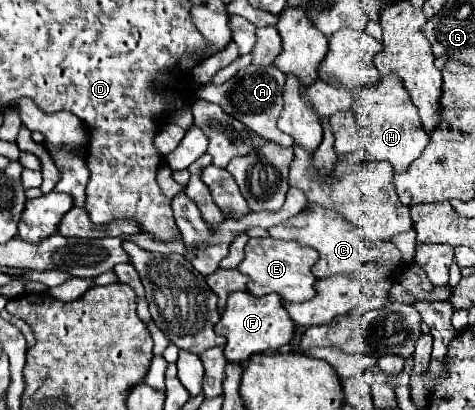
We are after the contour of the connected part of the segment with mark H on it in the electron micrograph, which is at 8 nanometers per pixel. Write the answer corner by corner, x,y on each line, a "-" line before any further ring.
383,77
375,85
363,87
352,106
357,117
359,133
363,139
363,153
367,161
389,161
397,173
405,171
427,147
429,135
425,133
417,107
411,105
409,93
399,77

